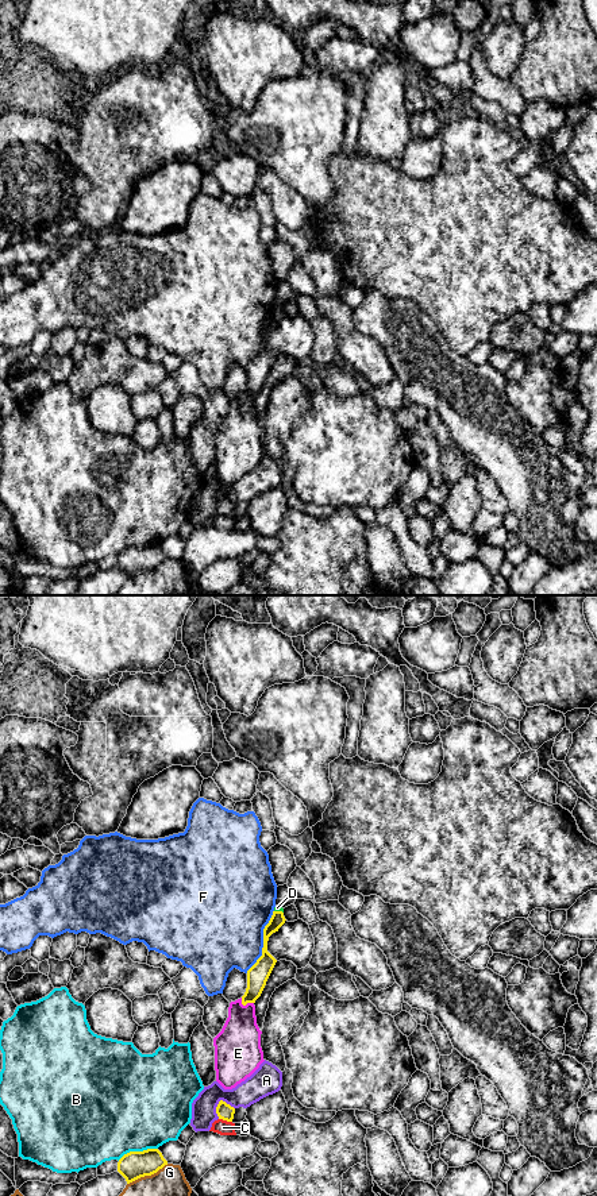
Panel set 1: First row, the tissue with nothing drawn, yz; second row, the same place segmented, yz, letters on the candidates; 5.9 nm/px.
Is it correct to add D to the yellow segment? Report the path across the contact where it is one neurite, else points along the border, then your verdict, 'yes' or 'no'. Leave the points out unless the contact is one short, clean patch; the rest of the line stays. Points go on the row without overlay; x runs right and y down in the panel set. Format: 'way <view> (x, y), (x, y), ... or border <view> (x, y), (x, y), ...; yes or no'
border yz (274, 305), (282, 308); no

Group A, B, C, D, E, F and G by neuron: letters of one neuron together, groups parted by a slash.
A / B / C / D / E / F / G

